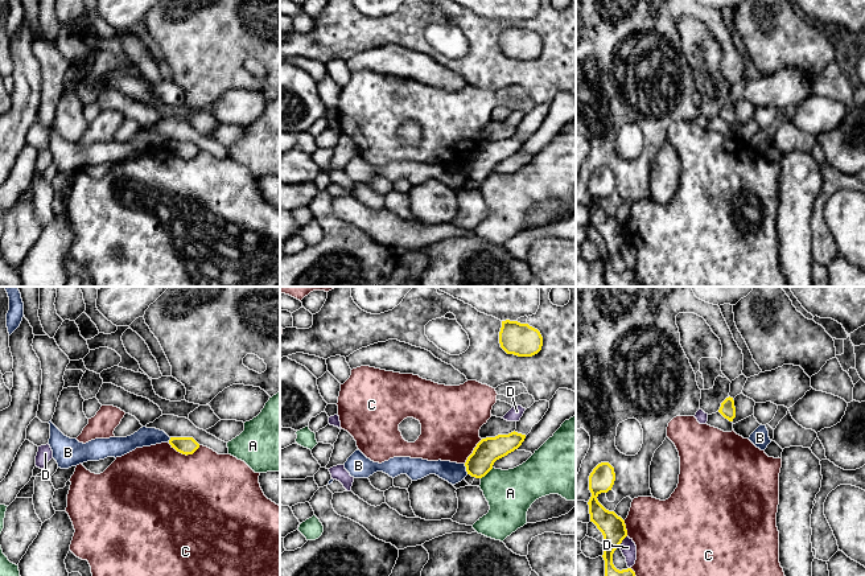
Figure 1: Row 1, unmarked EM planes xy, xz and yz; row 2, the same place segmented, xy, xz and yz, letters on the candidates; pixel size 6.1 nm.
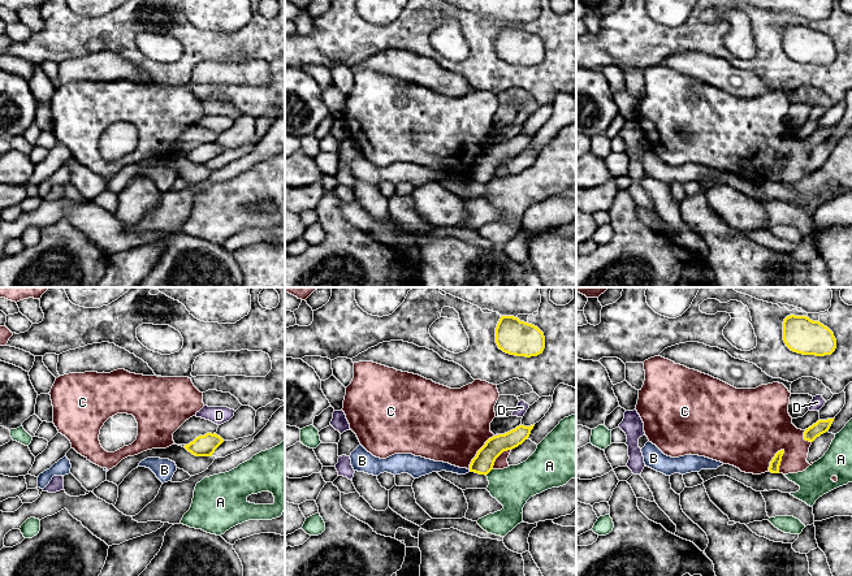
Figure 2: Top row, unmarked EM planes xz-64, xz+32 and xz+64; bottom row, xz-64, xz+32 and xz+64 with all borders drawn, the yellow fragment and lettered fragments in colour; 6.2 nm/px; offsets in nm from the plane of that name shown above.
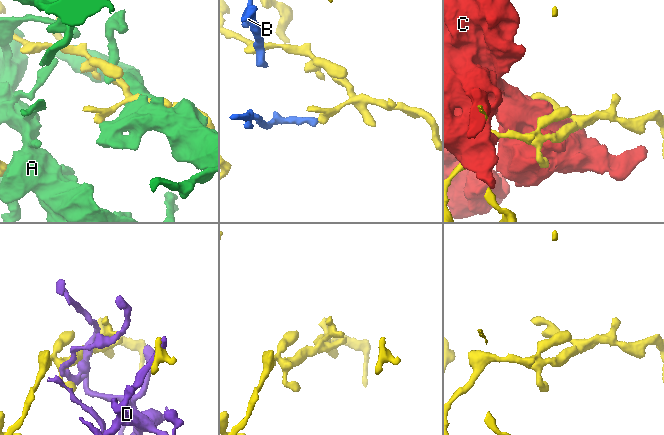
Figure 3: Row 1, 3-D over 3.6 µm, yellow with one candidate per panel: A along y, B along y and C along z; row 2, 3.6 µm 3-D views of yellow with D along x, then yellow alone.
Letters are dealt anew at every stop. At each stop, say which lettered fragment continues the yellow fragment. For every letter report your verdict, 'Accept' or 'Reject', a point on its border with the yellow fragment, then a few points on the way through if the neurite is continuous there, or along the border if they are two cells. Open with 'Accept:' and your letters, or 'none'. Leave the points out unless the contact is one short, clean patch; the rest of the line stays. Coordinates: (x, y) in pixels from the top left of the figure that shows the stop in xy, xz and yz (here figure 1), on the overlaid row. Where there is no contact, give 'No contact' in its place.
Accept: none
A: Reject. Touches yellow at xz (486, 473)
B: Reject. Touches yellow at xz (466, 469). Boundary: xz (464, 464), (468, 473)
C: Reject. Touches yellow at xy (184, 453)
D: Reject. Touches yellow at yz (622, 539)

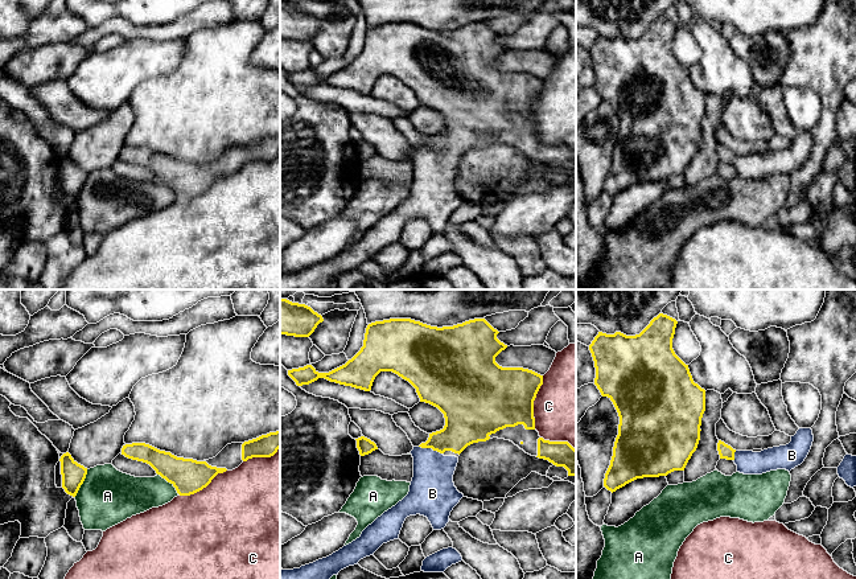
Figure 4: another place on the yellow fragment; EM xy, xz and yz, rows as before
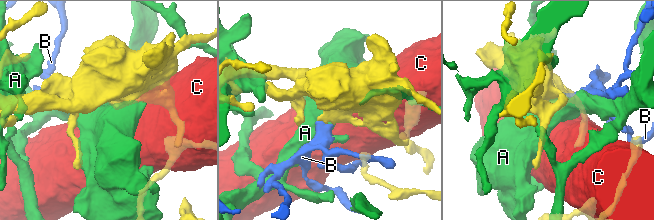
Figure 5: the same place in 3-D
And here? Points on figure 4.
Accept: B
A: Reject. Touches yellow at xy (82, 483)
B: Accept. Touches yellow at xz (431, 447). Path across: xz (465, 424), (452, 438), (431, 447), (432, 488)
C: Reject. Touches yellow at xz (533, 402)

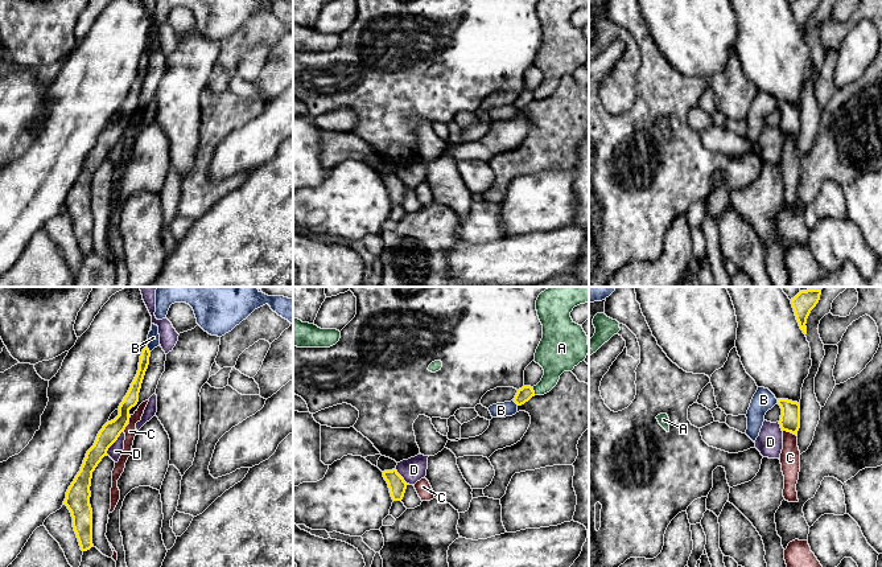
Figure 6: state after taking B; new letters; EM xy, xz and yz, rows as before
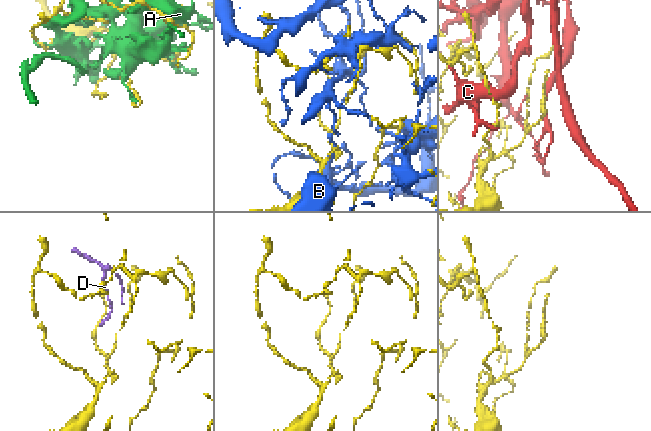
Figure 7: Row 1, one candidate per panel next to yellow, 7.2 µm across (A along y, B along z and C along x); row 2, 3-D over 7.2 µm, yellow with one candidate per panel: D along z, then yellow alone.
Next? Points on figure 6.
Accept: none
A: Reject. Touches yellow at xz (534, 391)
B: Reject. Touches yellow at xy (148, 349)
C: Reject. Touches yellow at yz (790, 431)
D: Reject. Touches yellow at xy (115, 440). Boundary: xy (123, 430), (106, 453)

